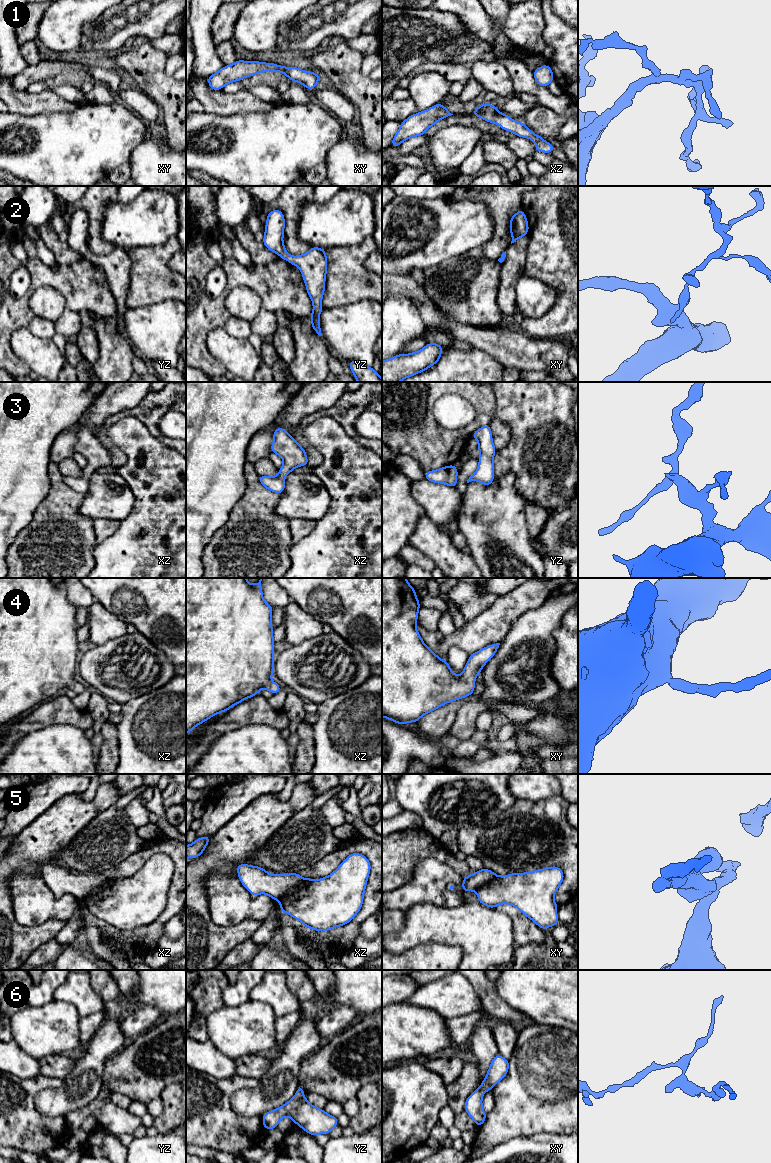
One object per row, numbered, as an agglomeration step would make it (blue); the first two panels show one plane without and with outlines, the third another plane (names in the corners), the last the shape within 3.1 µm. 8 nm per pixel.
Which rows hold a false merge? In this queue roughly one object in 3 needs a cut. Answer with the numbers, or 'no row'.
5

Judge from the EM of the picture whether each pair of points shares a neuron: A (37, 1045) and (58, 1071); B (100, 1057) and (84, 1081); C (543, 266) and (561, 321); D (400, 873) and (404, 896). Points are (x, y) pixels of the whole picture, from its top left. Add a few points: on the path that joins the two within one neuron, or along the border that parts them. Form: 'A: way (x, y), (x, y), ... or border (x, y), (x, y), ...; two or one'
A: border (64, 1053), (48, 1054), (38, 1060); two
B: way (94, 1063), (89, 1068), (87, 1075); one
C: way (557, 280), (566, 289), (566, 307); one
D: border (415, 865), (412, 876), (392, 891); two

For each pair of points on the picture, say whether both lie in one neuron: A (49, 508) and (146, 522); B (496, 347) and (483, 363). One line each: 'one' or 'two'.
A: two
B: two

